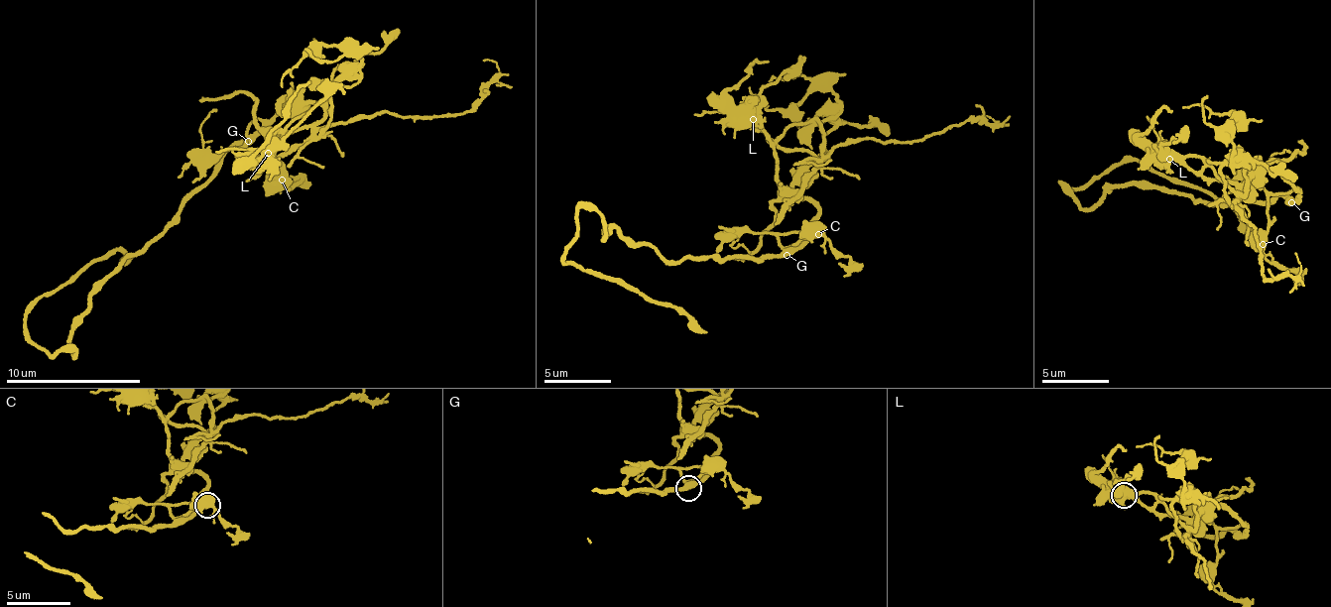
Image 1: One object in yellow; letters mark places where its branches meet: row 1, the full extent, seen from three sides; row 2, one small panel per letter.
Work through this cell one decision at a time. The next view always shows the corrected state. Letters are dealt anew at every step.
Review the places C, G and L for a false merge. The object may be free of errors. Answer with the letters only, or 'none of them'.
L

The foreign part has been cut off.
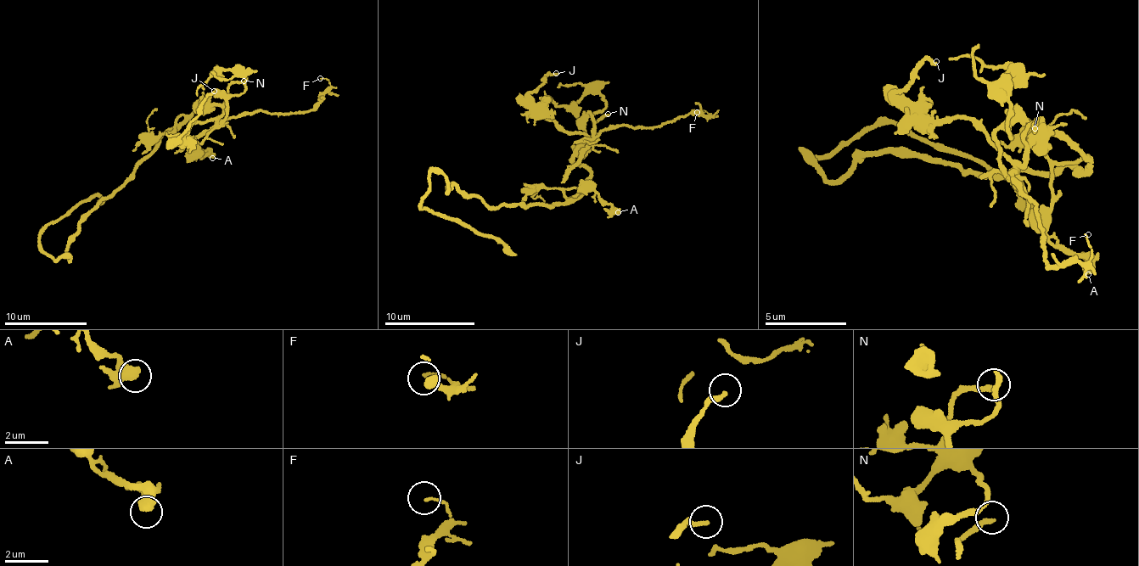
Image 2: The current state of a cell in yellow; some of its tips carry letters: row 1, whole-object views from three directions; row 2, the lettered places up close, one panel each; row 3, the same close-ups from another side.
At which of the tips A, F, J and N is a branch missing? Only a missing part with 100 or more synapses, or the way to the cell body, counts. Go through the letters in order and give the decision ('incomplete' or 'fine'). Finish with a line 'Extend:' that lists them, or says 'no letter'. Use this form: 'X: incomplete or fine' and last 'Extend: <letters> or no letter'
A: fine
F: fine
J: fine
N: fine
Extend: no letter

